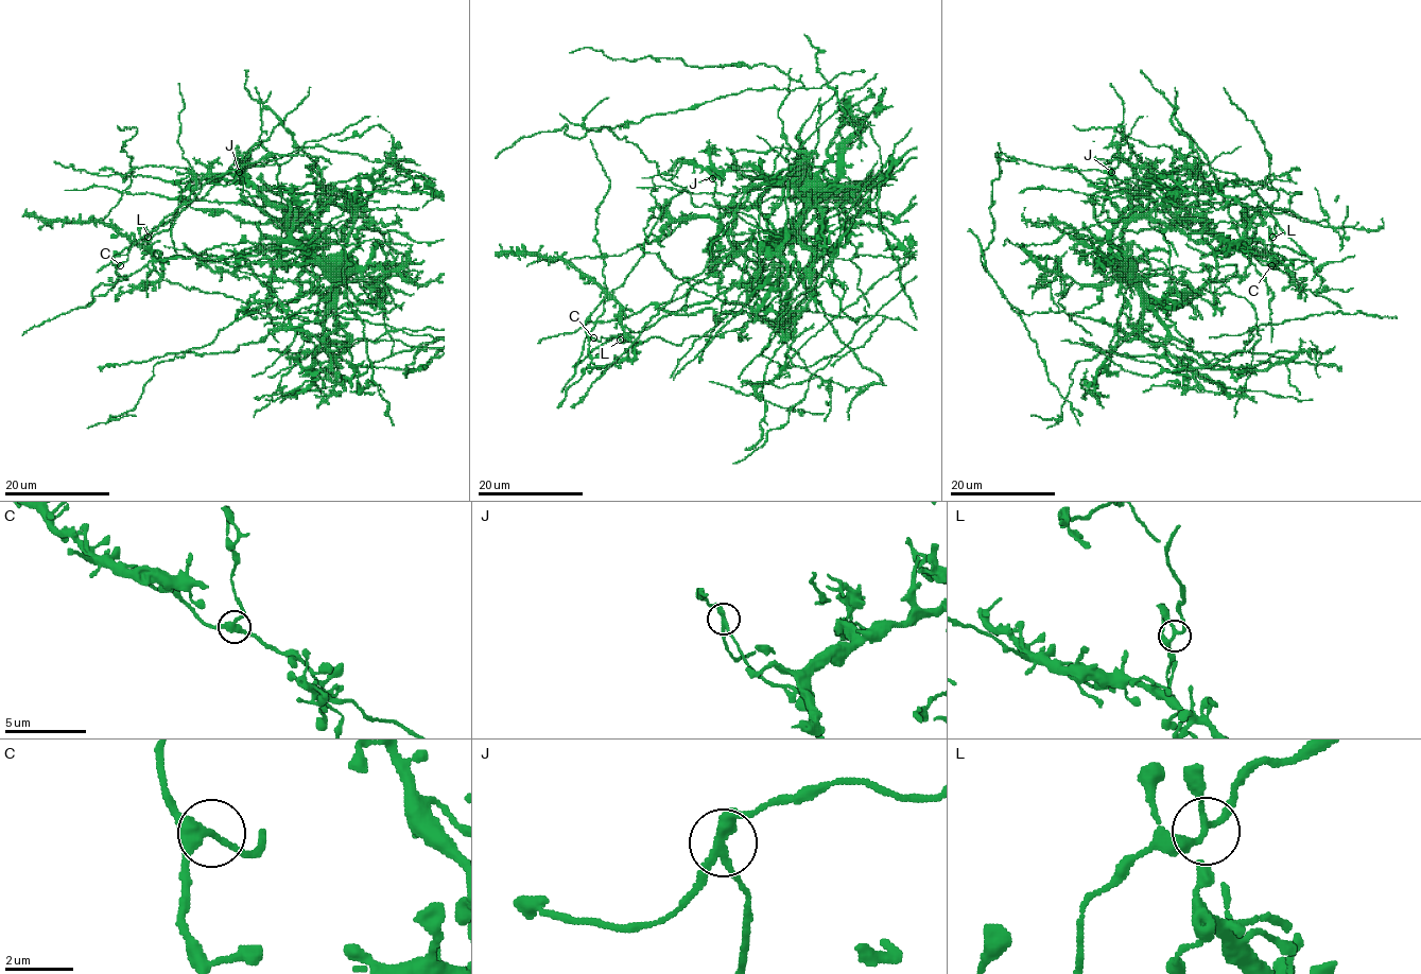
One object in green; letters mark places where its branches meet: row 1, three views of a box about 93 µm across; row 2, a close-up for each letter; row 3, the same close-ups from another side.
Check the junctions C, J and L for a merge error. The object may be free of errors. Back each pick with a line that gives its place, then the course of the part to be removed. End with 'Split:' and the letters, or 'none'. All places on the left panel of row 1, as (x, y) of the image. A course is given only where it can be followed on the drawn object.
J: at (239, 172); foreign part runs (239, 172), (314, 276), (275, 256), (299, 210), (243, 223), (126, 193), (137, 129), (118, 125)
Split: J

